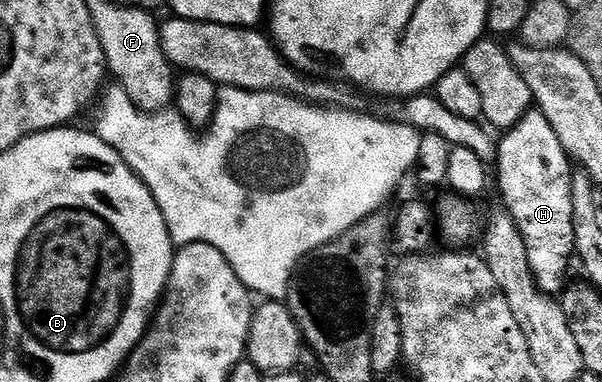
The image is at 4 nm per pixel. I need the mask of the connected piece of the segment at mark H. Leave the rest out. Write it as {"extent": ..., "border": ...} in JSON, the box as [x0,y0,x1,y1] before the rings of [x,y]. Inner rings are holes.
{"extent":[497,110,575,295],"border":[[[530,110],[515,127],[509,129],[497,143],[498,182],[502,190],[503,203],[515,219],[527,246],[529,271],[539,289],[546,295],[557,295],[566,278],[570,258],[575,255],[573,230],[573,186],[574,175],[571,161],[563,148],[563,139],[554,132],[551,119],[539,110]]]}

